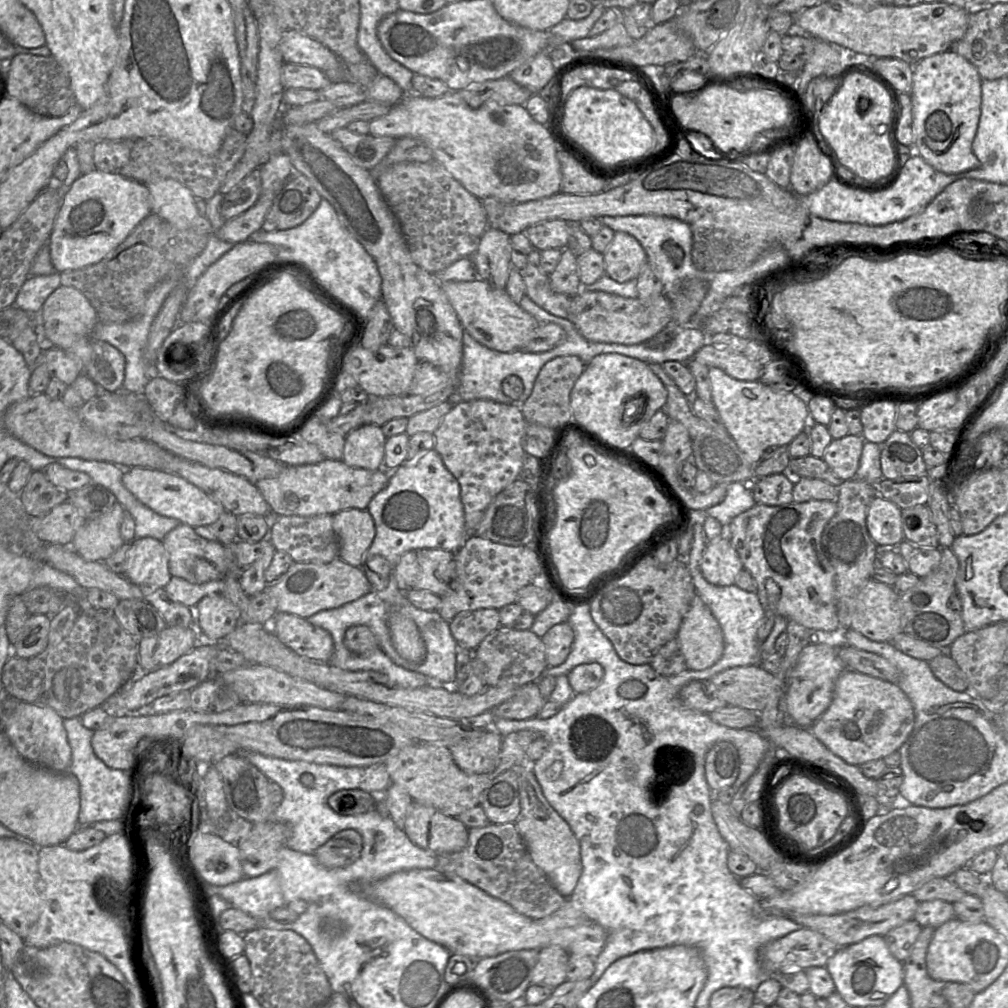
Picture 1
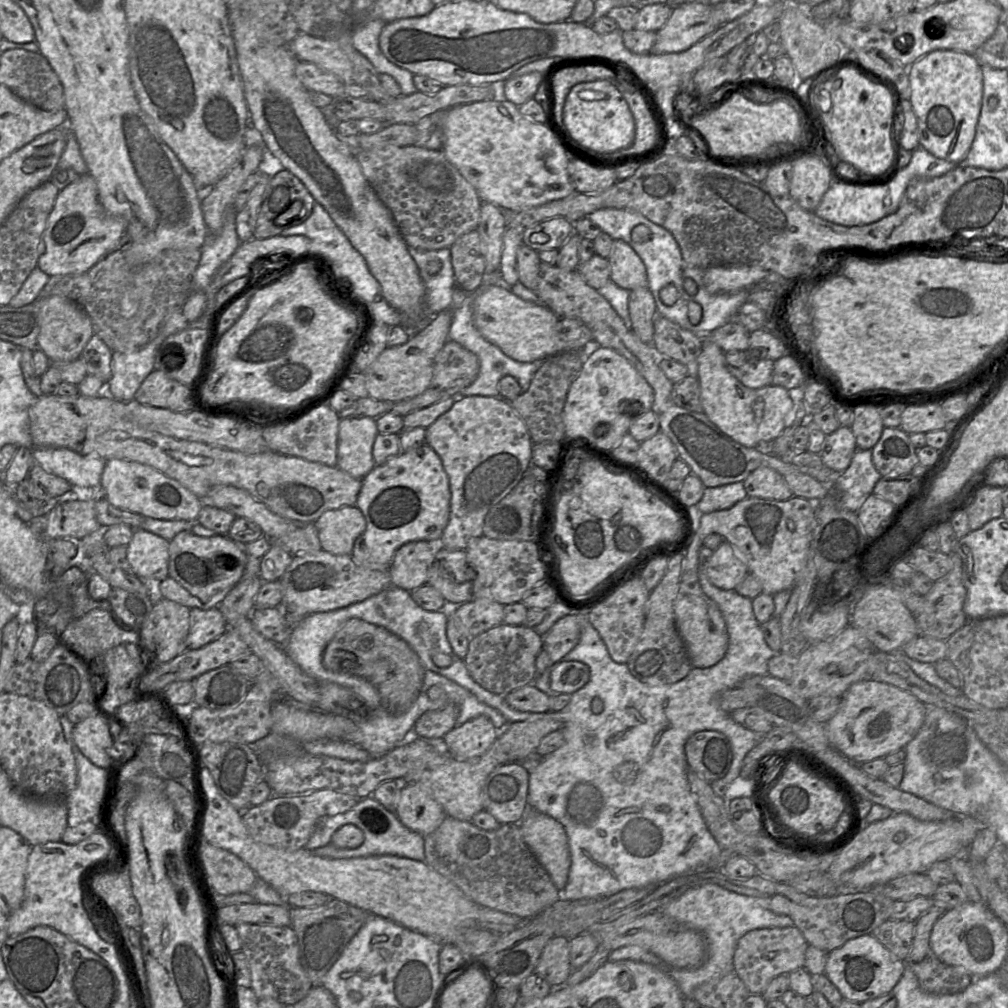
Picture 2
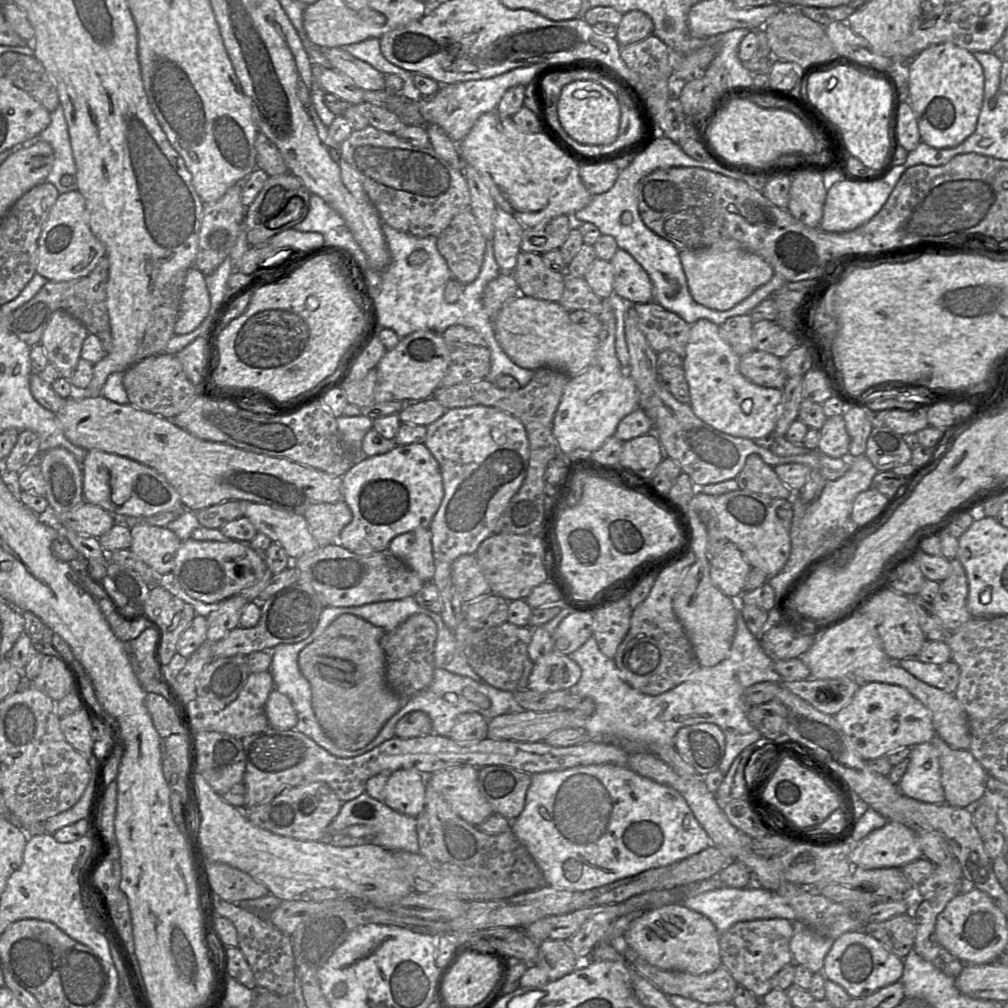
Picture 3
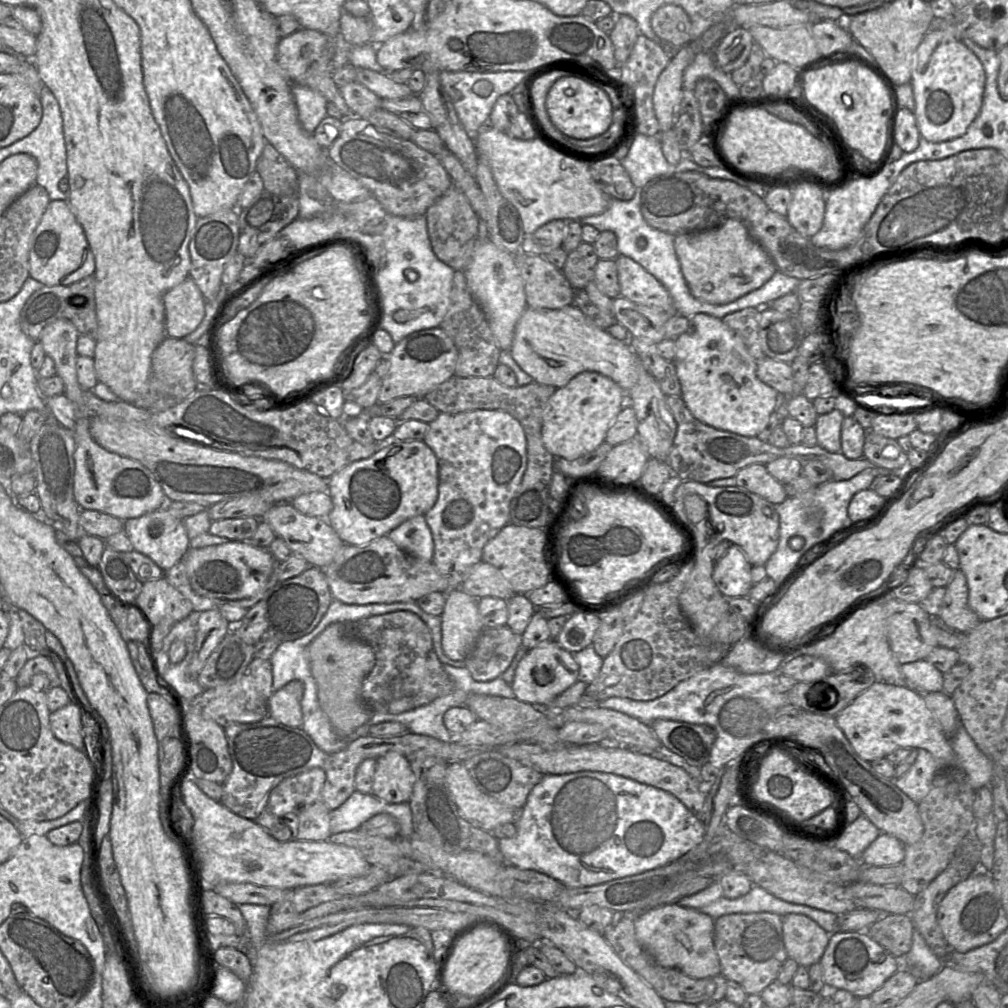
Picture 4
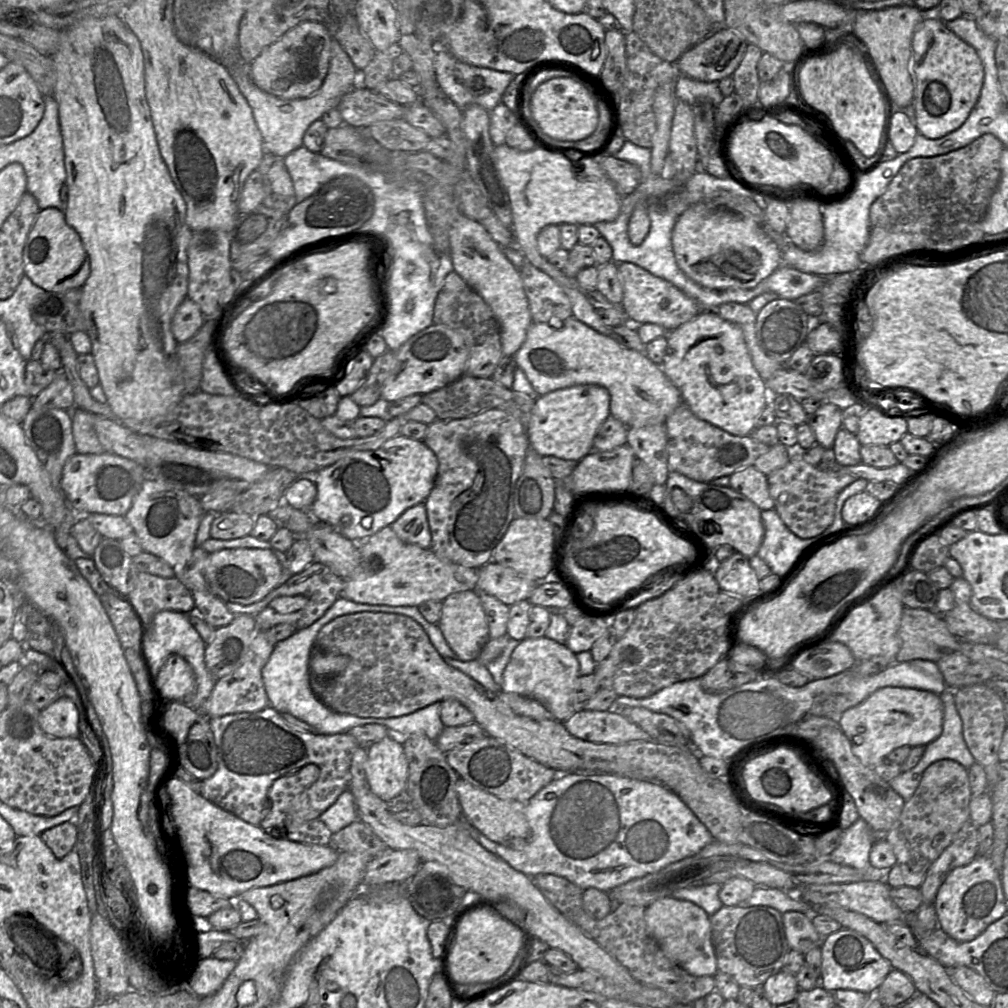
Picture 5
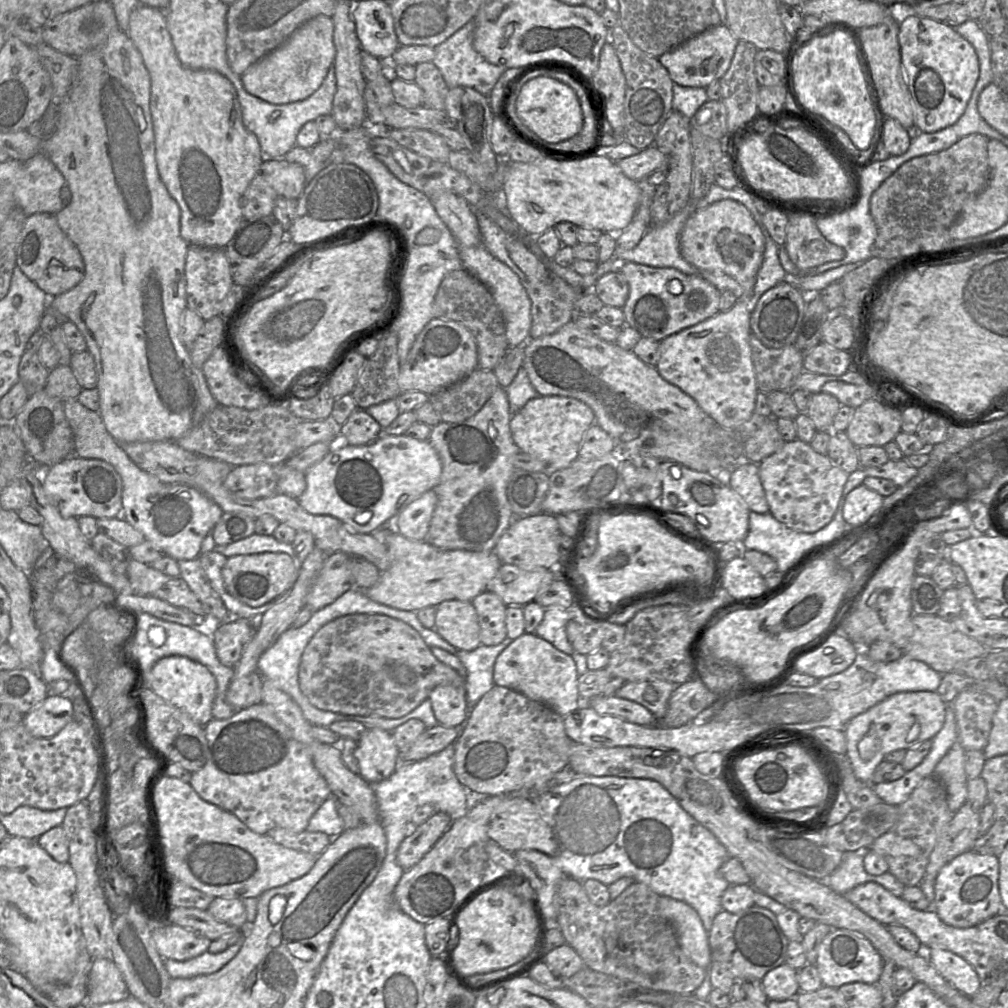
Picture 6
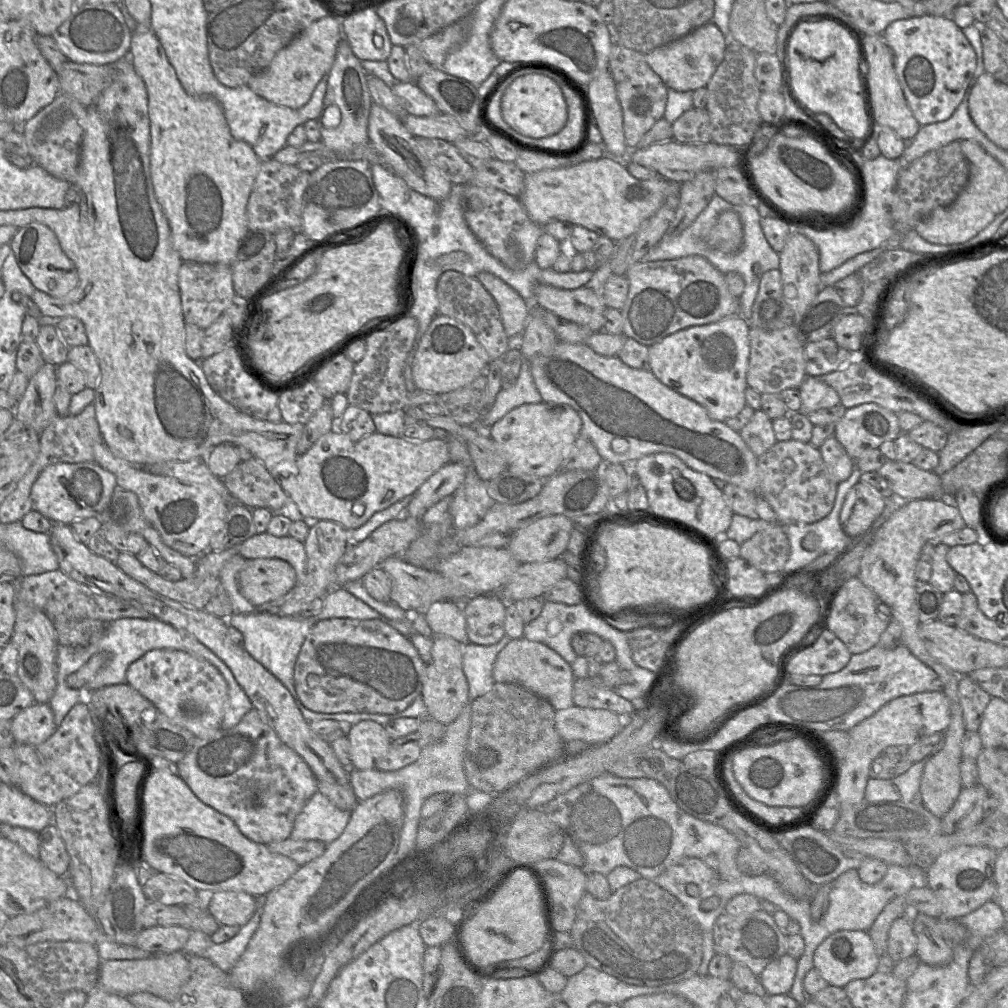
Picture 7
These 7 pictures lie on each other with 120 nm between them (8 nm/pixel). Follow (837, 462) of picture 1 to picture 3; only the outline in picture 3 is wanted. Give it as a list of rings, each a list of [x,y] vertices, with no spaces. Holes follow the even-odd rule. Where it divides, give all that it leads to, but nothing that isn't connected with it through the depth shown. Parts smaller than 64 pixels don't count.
[[[843,415],[827,418],[819,432],[818,450],[820,452],[833,458],[848,457],[850,438]]]

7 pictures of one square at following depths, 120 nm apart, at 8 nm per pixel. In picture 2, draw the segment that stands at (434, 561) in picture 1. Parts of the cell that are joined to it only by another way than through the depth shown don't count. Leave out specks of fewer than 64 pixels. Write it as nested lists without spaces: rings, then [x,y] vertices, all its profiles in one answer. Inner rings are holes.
[[[437,548],[428,570],[427,584],[434,587],[446,600],[448,607],[456,607],[473,599],[474,571],[467,563],[465,550]]]

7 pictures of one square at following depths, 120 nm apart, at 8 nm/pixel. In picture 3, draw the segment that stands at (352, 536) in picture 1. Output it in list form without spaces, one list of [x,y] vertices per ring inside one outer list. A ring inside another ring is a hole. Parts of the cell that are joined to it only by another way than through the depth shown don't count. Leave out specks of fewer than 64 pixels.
[[[343,500],[313,504],[303,515],[320,547],[337,542],[342,529],[353,518],[351,509]]]

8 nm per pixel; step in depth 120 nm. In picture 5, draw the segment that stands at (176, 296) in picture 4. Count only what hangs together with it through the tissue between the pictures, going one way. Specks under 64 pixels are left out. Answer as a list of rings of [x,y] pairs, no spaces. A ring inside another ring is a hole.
[[[186,298],[176,309],[171,323],[171,331],[177,343],[193,337],[204,323],[204,314],[199,305]]]

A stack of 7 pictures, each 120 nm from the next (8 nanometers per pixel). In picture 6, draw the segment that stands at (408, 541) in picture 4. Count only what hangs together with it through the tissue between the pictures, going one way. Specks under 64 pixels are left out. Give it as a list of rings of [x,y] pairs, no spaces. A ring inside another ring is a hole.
[[[428,490],[395,517],[394,528],[407,539],[425,541],[436,504],[435,490]]]

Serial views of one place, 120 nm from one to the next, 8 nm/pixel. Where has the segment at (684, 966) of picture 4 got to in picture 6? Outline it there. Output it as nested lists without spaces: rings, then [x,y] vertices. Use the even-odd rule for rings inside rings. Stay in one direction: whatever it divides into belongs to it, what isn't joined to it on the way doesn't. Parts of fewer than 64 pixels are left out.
[[[667,896],[659,897],[658,913],[674,927],[678,942],[685,955],[697,966],[707,969],[712,963],[709,932],[705,930],[698,913],[688,904]]]

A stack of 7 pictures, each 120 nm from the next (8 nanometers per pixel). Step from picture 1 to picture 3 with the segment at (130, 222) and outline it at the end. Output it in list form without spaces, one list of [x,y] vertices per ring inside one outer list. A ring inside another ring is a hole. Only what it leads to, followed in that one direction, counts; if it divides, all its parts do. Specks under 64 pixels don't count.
[[[78,190],[58,196],[38,239],[36,273],[48,281],[72,281],[87,276],[106,256],[106,248],[92,233],[85,199]]]

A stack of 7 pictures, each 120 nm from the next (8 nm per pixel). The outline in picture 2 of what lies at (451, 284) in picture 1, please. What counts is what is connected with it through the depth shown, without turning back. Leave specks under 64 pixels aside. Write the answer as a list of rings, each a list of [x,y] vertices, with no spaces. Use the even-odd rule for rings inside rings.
[[[484,283],[473,295],[473,318],[478,331],[508,357],[518,362],[533,362],[564,352],[557,336],[560,317],[549,307],[527,302],[502,283]]]

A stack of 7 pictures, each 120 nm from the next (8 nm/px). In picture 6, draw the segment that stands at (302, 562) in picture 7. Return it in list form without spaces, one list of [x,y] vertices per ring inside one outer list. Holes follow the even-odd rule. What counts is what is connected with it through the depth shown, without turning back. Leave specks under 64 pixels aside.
[[[253,533],[244,539],[227,545],[216,545],[214,550],[226,557],[263,552],[283,552],[292,557],[295,566],[298,567],[298,571],[302,563],[296,556],[292,544],[280,542],[276,540],[273,535],[259,535]]]

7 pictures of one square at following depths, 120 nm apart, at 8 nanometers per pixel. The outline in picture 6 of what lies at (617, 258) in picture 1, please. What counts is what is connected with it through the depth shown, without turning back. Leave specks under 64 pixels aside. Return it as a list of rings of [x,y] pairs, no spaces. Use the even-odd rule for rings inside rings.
[[[632,262],[620,263],[618,269],[629,285],[628,299],[623,307],[625,326],[634,328],[642,337],[662,341],[720,312],[721,292],[699,275]]]

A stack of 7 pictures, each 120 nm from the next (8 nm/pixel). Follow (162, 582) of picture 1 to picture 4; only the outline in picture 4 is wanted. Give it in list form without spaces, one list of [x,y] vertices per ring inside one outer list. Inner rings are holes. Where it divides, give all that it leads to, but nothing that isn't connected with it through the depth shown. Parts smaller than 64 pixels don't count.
[[[164,506],[138,518],[125,520],[124,529],[130,537],[134,550],[152,559],[164,571],[171,569],[183,559],[190,549],[190,538],[184,520],[171,515]]]

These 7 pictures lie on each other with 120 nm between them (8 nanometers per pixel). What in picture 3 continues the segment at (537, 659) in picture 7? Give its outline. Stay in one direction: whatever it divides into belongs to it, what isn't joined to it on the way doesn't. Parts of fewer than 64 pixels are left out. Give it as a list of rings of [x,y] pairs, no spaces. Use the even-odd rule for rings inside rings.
[[[551,652],[534,662],[527,688],[538,693],[572,690],[580,677],[581,668],[576,662]]]

